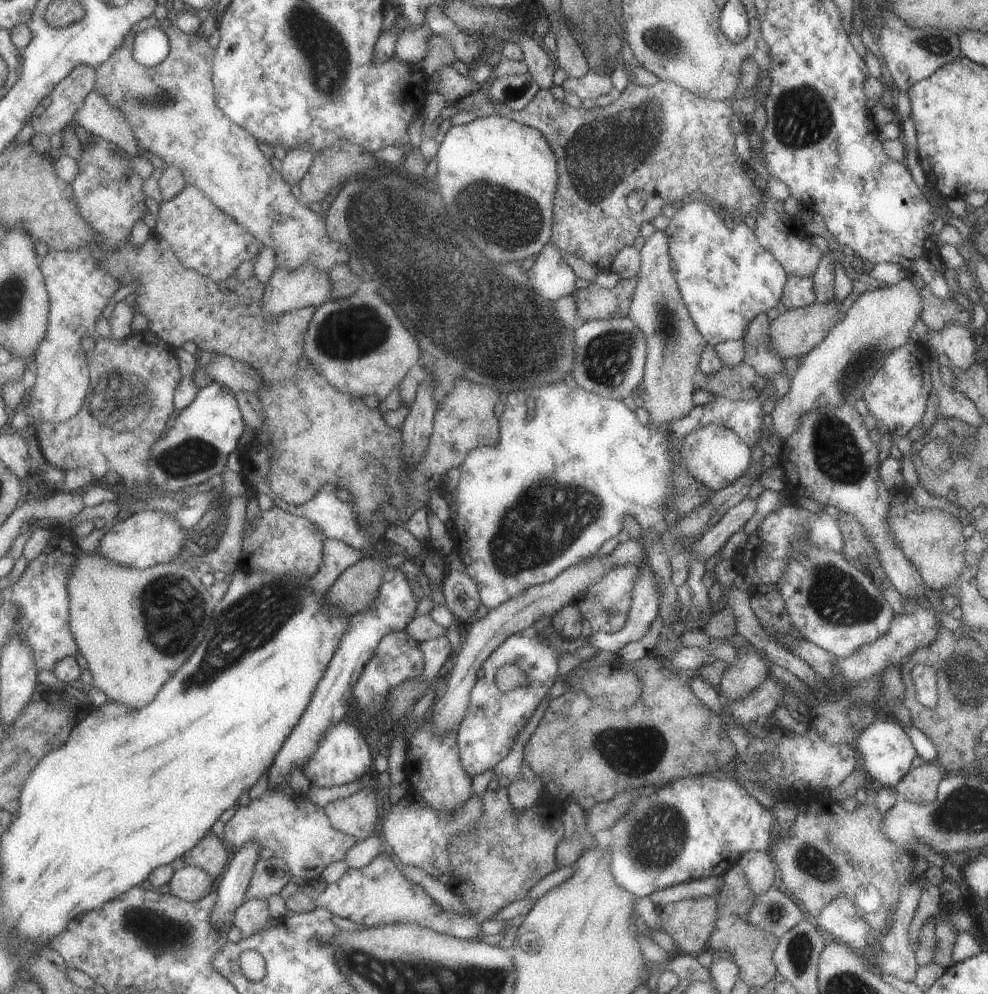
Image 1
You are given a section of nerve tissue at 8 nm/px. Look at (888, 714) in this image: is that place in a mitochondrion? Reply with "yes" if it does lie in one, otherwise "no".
no

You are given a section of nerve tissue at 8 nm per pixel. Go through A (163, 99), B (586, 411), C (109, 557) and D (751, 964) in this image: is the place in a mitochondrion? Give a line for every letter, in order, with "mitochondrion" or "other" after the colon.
A: mitochondrion
B: other
C: other
D: other

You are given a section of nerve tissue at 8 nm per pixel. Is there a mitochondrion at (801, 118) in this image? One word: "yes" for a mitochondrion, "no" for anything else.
yes

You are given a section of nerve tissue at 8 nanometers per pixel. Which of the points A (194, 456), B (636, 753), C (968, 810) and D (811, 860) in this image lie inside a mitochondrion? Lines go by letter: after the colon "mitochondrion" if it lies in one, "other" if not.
A: mitochondrion
B: mitochondrion
C: mitochondrion
D: mitochondrion

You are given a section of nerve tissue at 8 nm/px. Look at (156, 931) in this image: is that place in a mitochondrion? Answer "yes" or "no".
yes

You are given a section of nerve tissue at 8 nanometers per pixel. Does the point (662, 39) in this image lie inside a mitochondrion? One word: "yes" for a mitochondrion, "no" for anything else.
yes

